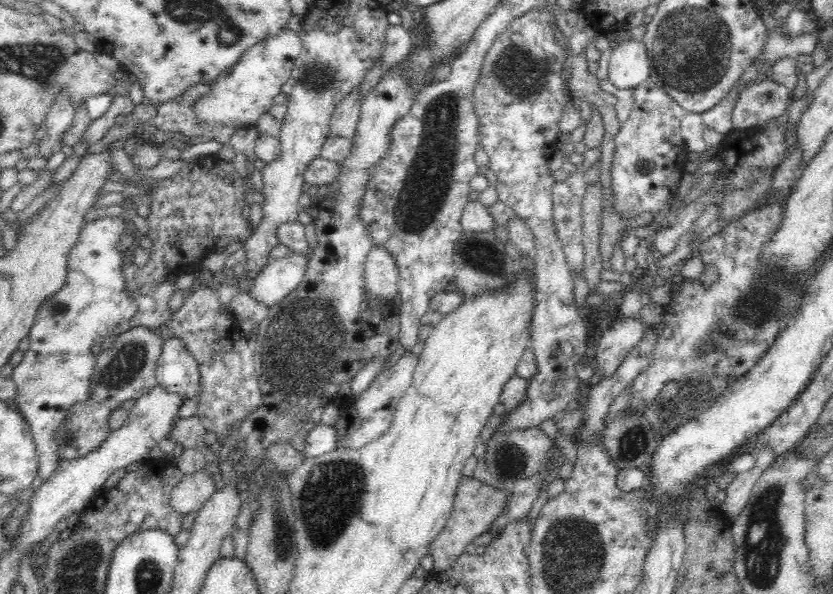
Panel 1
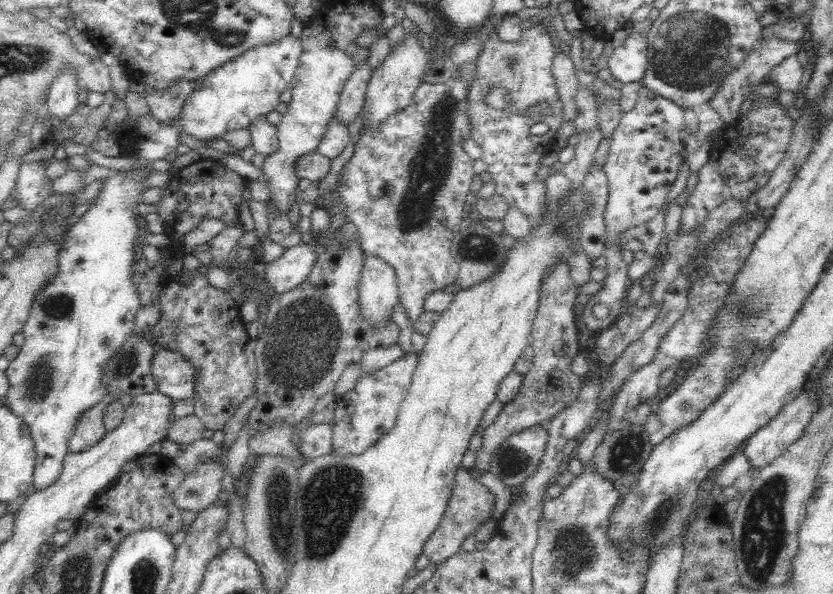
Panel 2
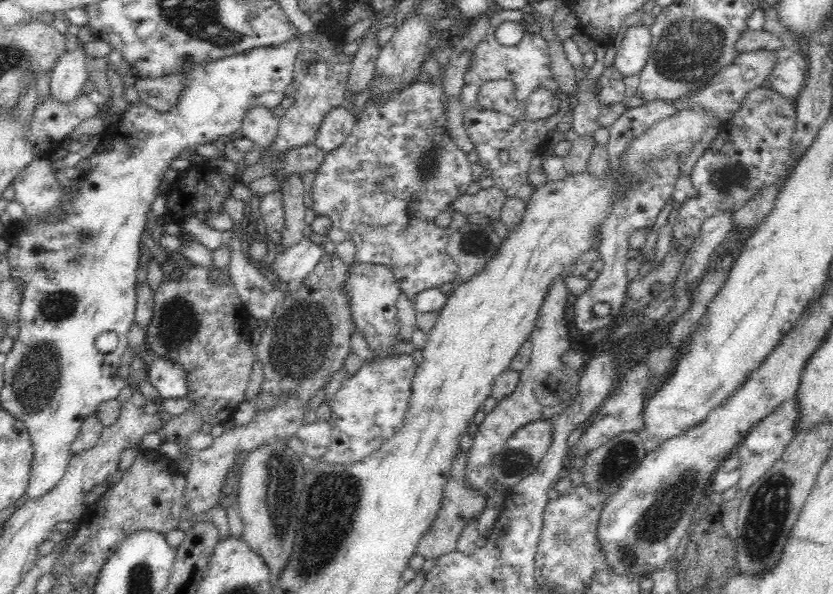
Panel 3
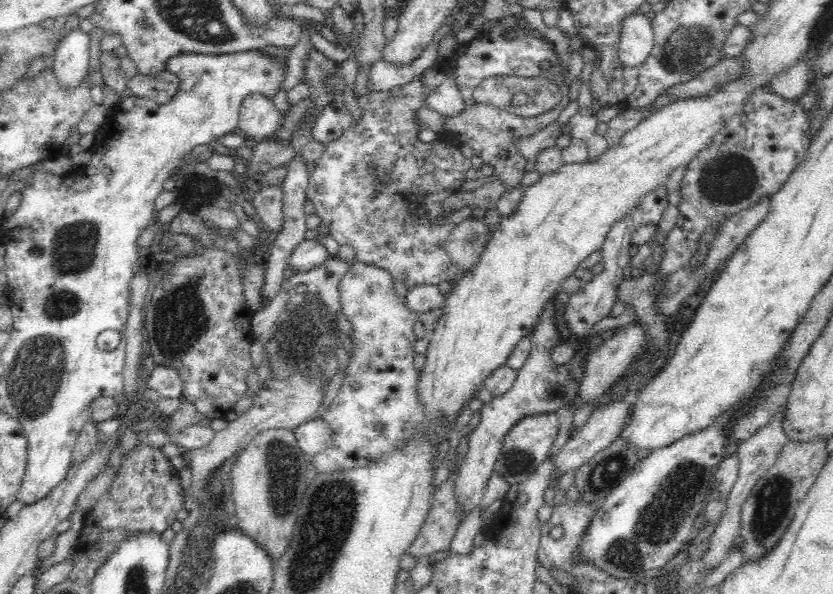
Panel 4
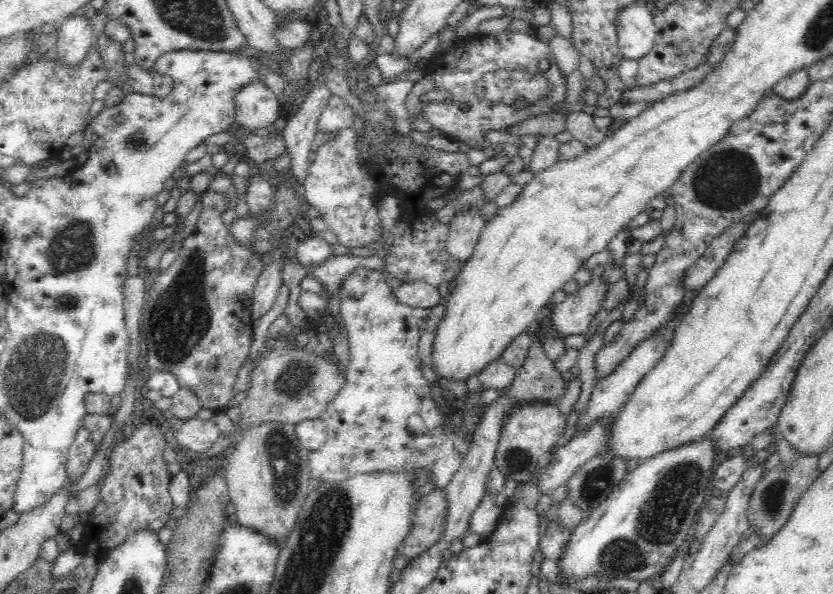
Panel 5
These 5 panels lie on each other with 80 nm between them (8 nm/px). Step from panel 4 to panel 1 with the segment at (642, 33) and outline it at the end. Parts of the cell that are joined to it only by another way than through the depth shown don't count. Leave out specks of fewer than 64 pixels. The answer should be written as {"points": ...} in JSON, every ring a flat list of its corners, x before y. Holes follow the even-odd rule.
{"points":[[622,41,610,50,608,79,616,88,634,88,650,76,648,51,643,41]]}

